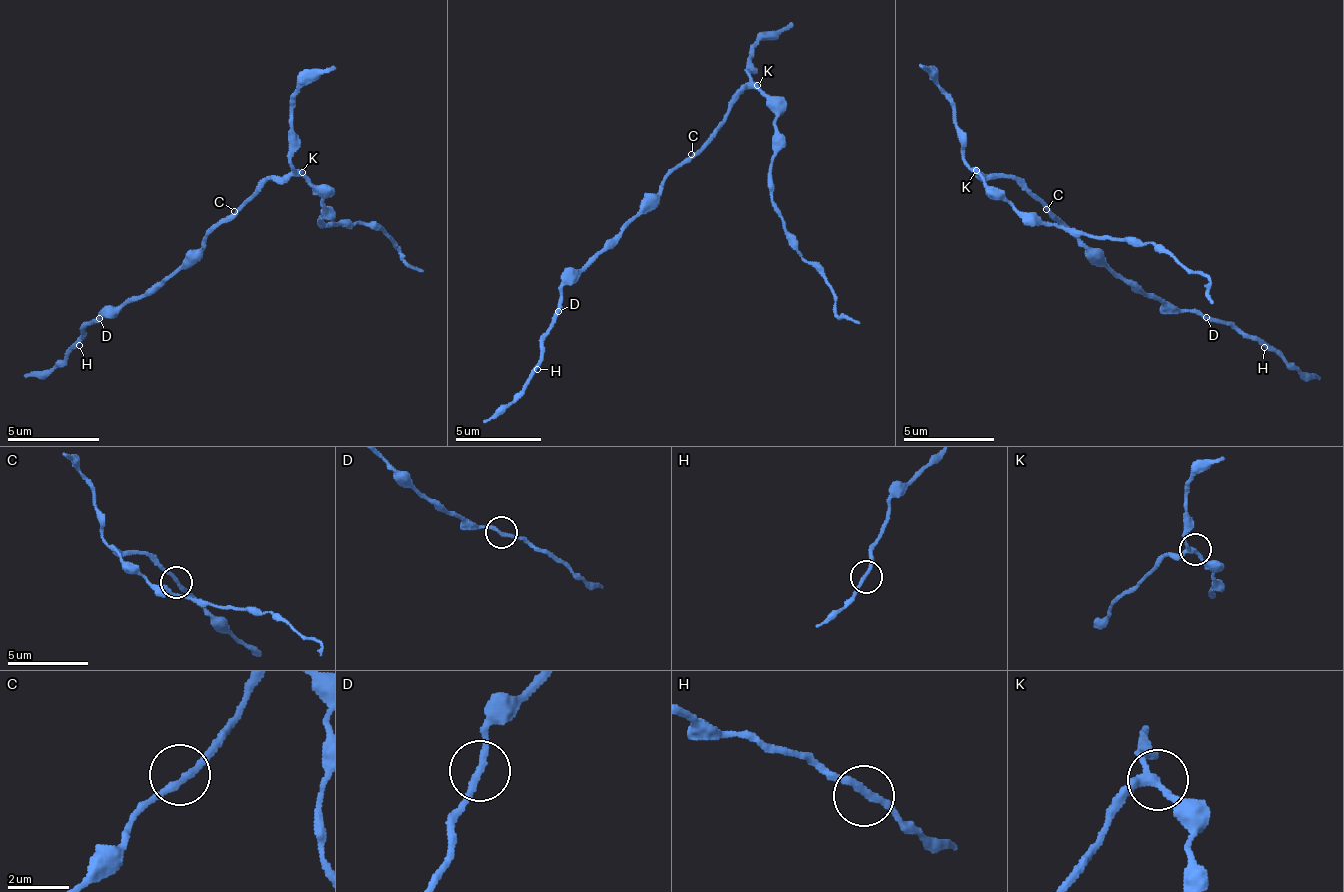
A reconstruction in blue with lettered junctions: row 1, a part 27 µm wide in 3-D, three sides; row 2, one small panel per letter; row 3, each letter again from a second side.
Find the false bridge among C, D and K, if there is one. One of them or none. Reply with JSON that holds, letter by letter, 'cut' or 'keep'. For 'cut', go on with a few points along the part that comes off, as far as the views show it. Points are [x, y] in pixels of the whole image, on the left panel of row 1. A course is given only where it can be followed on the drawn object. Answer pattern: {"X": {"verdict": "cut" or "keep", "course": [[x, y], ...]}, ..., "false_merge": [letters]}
{"C": {"verdict": "keep"}, "D": {"verdict": "keep"}, "K": {"verdict": "keep"}, "false_merge": []}

